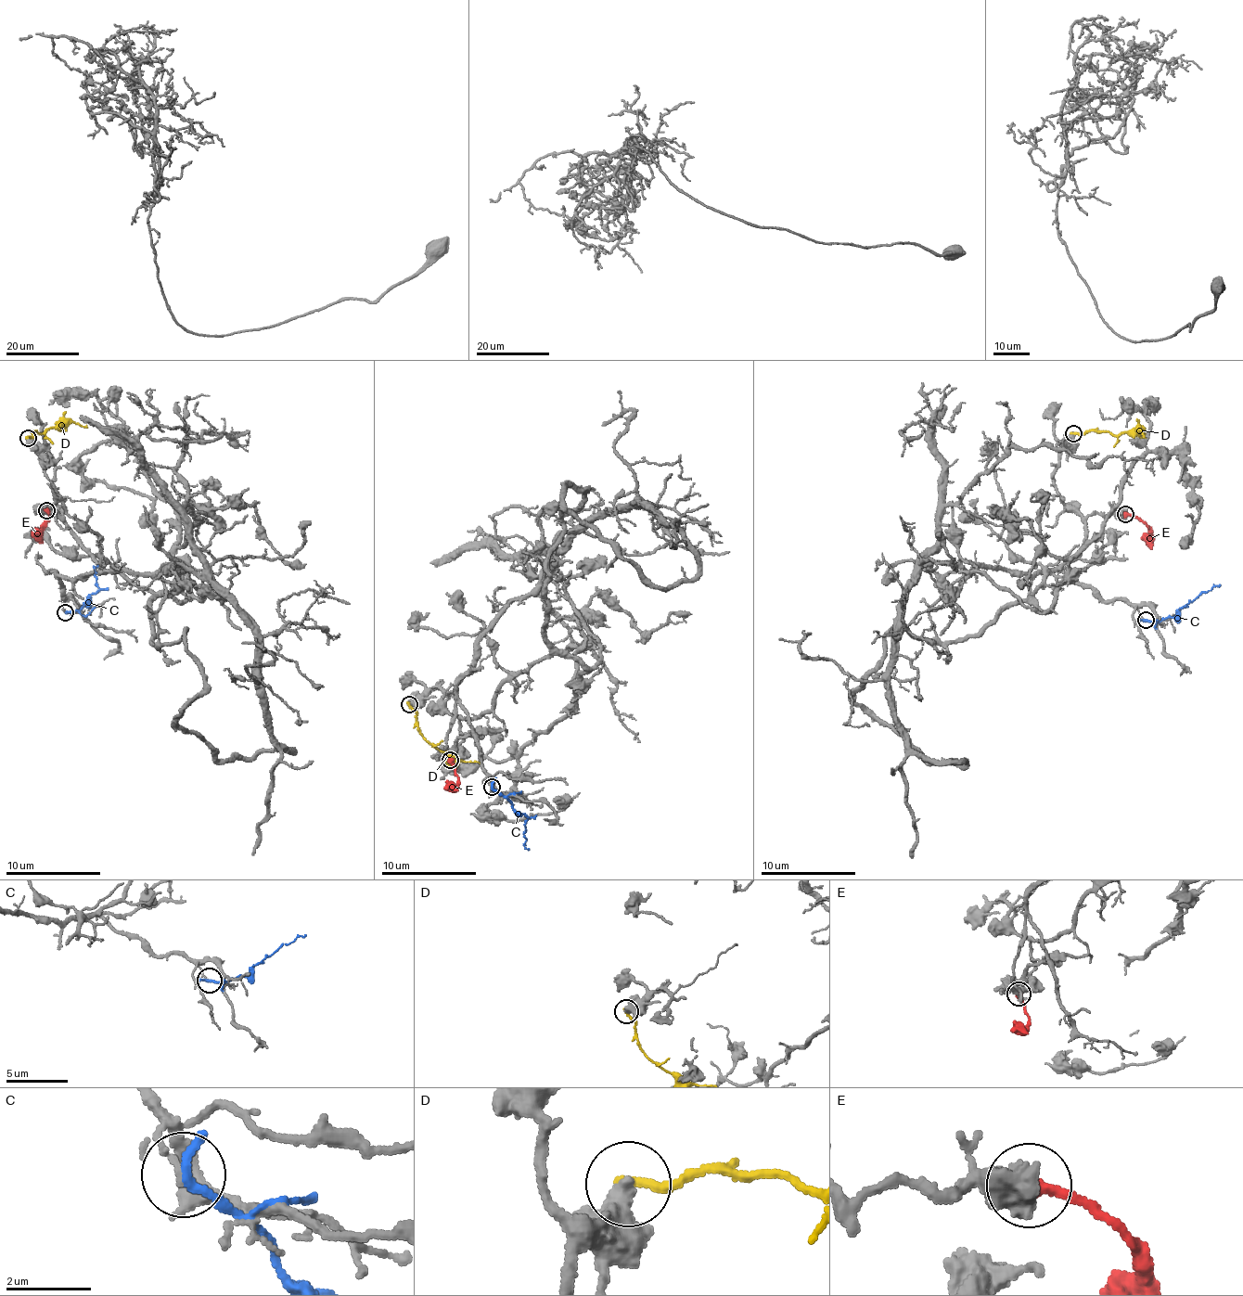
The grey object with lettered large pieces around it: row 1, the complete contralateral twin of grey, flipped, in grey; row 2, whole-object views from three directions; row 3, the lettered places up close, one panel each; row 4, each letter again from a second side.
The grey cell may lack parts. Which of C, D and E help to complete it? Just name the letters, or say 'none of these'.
E

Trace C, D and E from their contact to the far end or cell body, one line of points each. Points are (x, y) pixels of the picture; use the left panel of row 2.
C: (66, 612), (85, 605), (97, 589), (94, 575), (98, 564)
D: (28, 438), (32, 430), (43, 433), (53, 428), (76, 423), (88, 428)
E: (45, 510), (49, 520), (44, 524), (38, 544)

